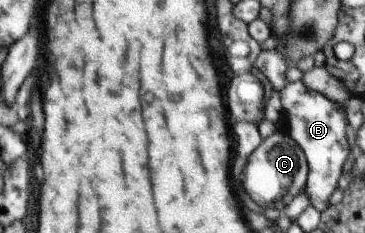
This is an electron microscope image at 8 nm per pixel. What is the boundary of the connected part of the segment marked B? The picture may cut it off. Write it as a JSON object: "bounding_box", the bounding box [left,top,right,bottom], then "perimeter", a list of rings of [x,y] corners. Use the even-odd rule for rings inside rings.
{"bounding_box":[280,80,349,213],"perimeter":[[[302,80],[290,83],[280,91],[282,114],[280,118],[285,124],[286,132],[305,150],[309,162],[307,186],[304,188],[310,204],[316,207],[319,213],[328,206],[328,197],[340,178],[342,164],[349,151],[346,143],[346,117],[342,105],[328,100],[323,94],[316,92]]]}

